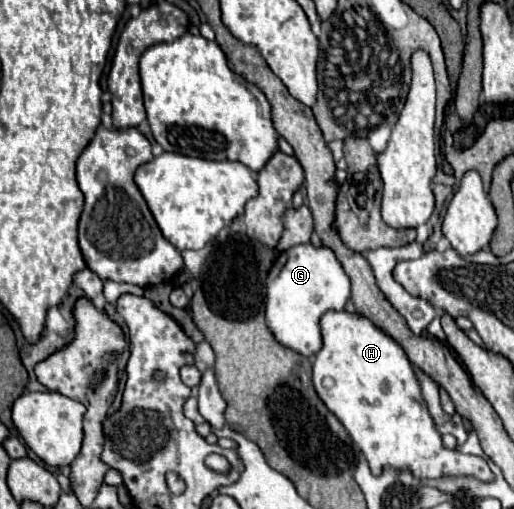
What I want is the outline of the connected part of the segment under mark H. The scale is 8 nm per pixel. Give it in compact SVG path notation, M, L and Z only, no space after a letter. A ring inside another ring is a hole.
M329 311L321 319L321 333L323 333L323 349L313 359L313 385L321 401L327 409L343 423L347 433L351 435L353 443L365 453L371 473L381 473L383 467L393 467L399 471L407 471L419 479L441 479L441 477L455 477L455 475L469 475L481 481L491 481L495 475L489 469L483 457L463 455L453 449L443 447L441 433L437 431L427 403L421 397L421 387L411 367L411 361L405 357L405 351L381 329L377 329L369 319L357 313L347 311ZM325 379L333 379L333 387L325 387Z

